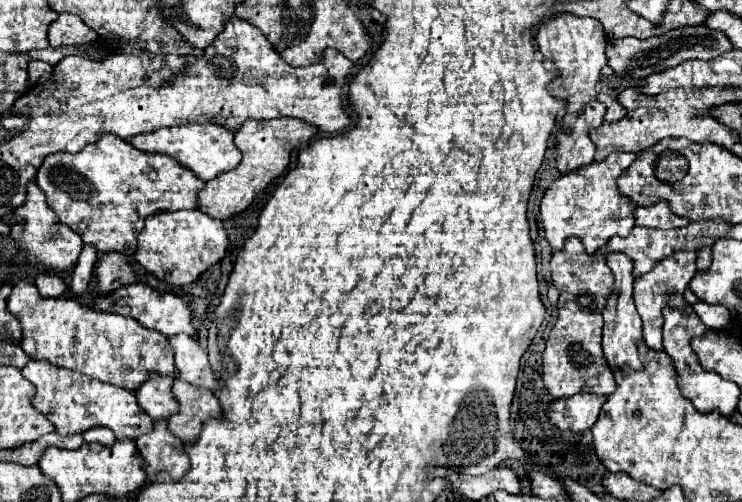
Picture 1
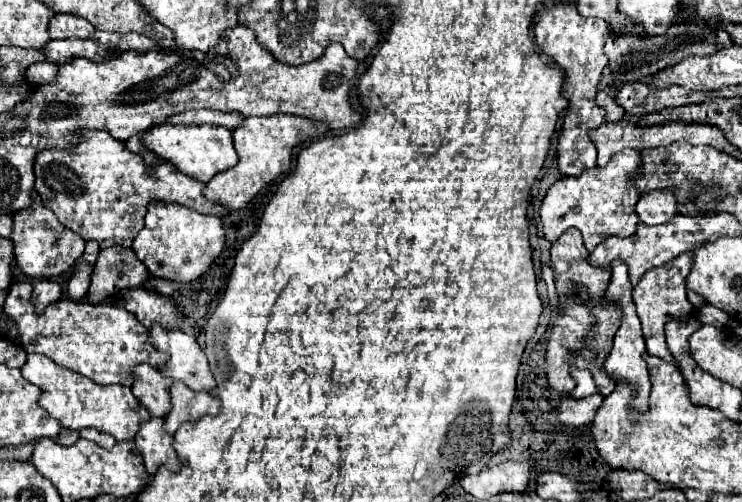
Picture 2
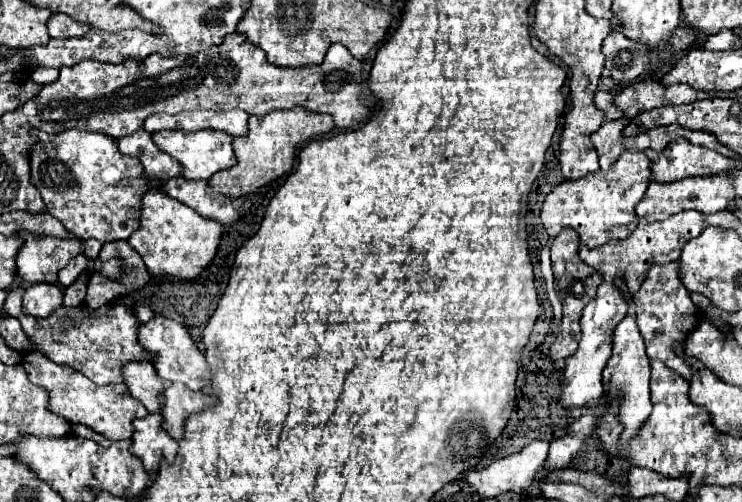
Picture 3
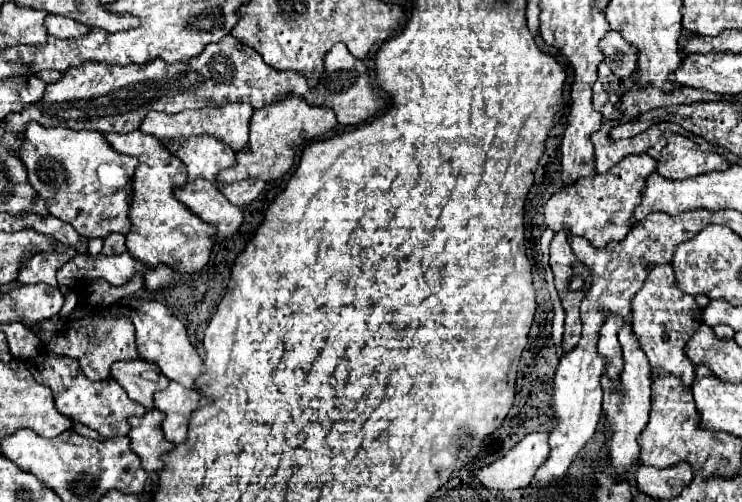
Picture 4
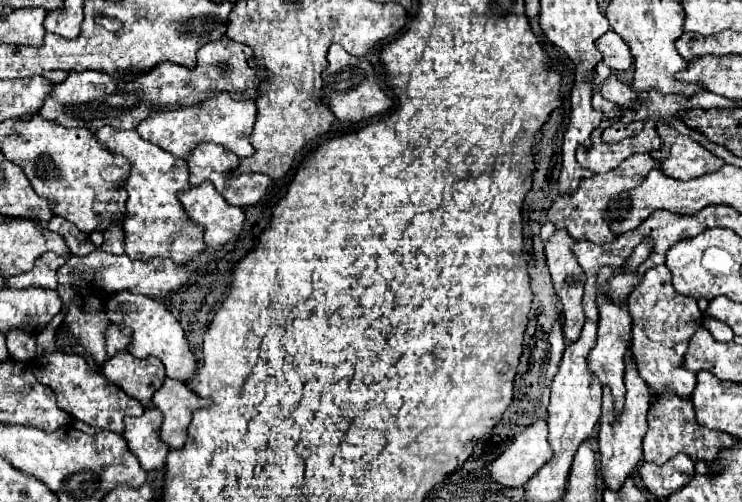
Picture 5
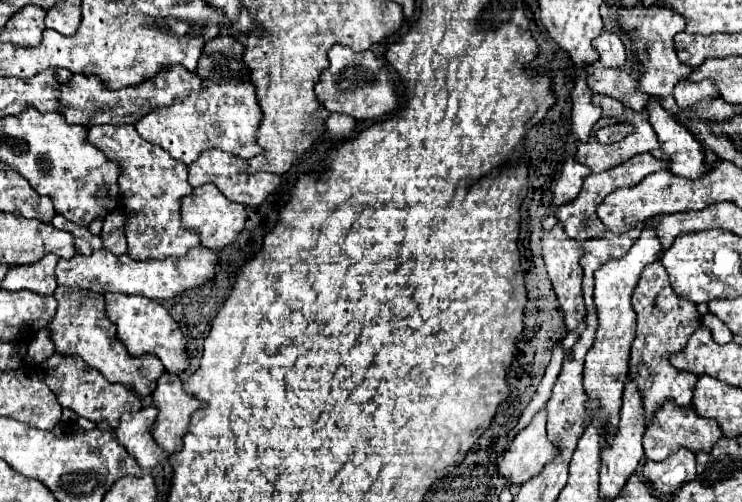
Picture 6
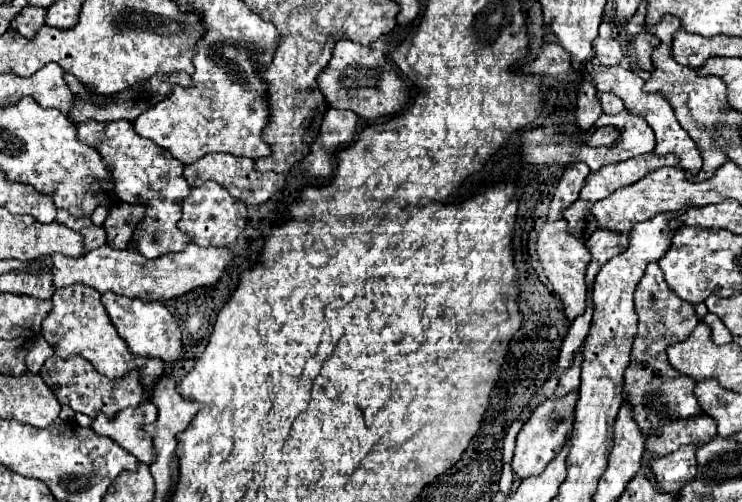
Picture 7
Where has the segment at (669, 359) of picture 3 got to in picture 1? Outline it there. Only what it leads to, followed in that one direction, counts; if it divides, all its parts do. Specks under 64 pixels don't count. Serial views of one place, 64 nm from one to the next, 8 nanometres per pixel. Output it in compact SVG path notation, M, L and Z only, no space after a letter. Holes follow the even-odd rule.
M676 252L676 256L668 256L668 260L662 260L660 264L656 264L656 268L652 268L650 272L646 272L634 282L634 302L642 318L642 324L644 324L644 342L650 350L654 352L664 350L662 346L662 322L664 322L662 310L666 306L688 308L684 300L684 288L688 286L688 280L694 276L694 272L696 272L696 252Z

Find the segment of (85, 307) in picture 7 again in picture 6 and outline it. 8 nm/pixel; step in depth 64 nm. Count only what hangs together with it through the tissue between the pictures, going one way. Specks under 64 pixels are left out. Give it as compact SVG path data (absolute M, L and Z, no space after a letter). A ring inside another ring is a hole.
M58 286L54 292L58 302L56 316L48 322L50 340L56 346L56 352L62 356L82 356L92 368L100 370L100 374L110 382L128 384L140 396L148 396L156 388L156 380L164 374L164 366L156 356L130 356L124 344L116 338L116 326L108 320L104 312L104 296L92 290Z

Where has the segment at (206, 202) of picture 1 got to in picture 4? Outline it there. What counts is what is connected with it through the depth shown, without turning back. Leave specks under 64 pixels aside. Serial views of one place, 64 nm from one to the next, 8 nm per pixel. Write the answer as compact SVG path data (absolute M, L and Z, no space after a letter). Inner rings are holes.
M280 96L280 100L274 100L260 110L254 112L250 120L250 148L248 152L236 154L238 164L230 170L224 170L218 174L220 182L232 184L242 178L260 178L260 180L278 180L282 178L294 164L294 154L300 146L304 146L307 140L326 134L336 126L336 116L330 108L310 106L302 96Z

